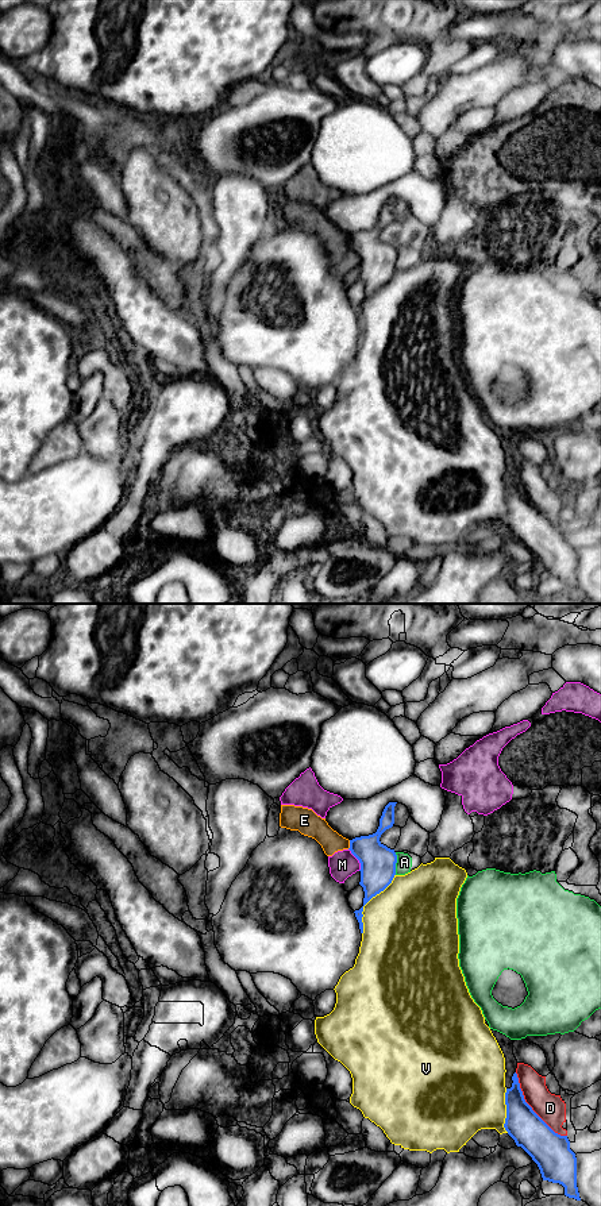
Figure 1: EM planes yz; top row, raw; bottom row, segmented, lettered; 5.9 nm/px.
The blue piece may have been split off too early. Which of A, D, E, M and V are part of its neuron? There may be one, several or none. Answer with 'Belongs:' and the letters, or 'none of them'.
Belongs: none of them

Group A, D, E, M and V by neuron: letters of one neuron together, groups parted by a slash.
A / D / E M / V

